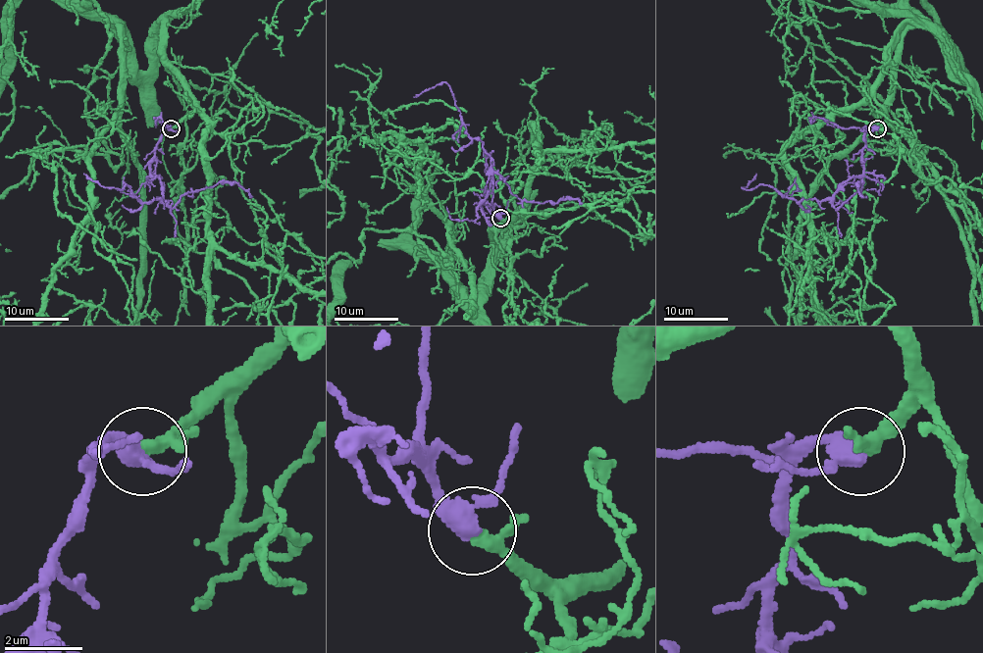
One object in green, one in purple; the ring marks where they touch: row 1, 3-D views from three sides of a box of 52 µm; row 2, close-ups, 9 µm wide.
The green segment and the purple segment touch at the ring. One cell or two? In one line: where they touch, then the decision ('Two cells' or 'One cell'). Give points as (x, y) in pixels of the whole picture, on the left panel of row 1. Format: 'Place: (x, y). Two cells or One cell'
Place: (171, 128). One cell

